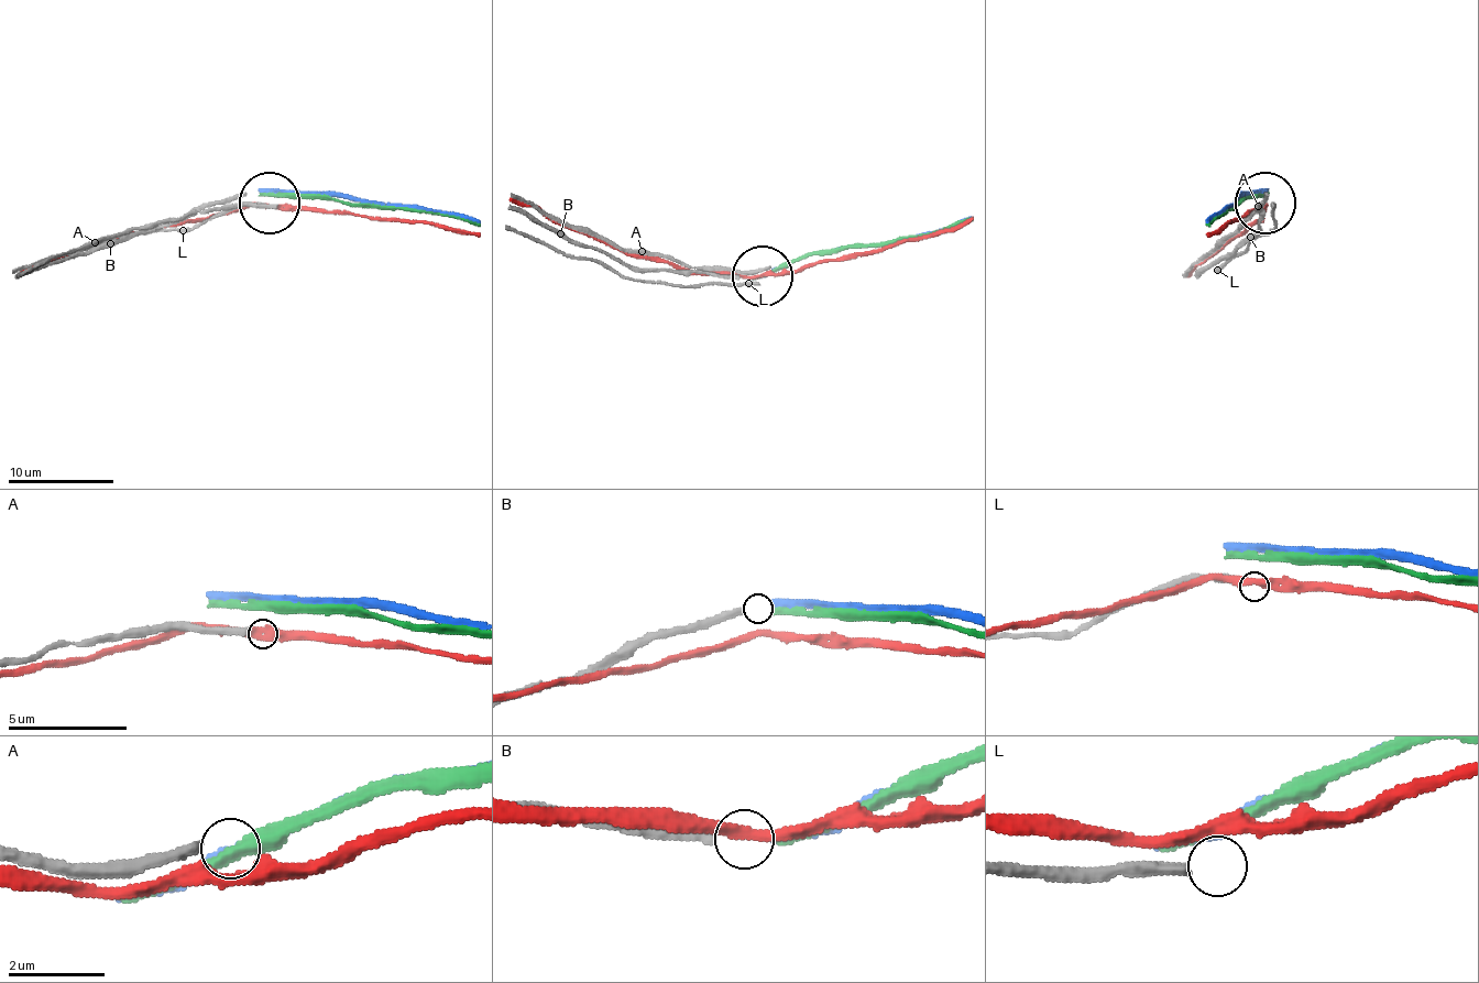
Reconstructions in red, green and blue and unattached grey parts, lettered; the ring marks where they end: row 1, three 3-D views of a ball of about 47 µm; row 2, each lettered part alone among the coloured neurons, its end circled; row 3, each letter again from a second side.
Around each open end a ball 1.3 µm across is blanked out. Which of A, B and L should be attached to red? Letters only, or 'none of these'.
none of these

